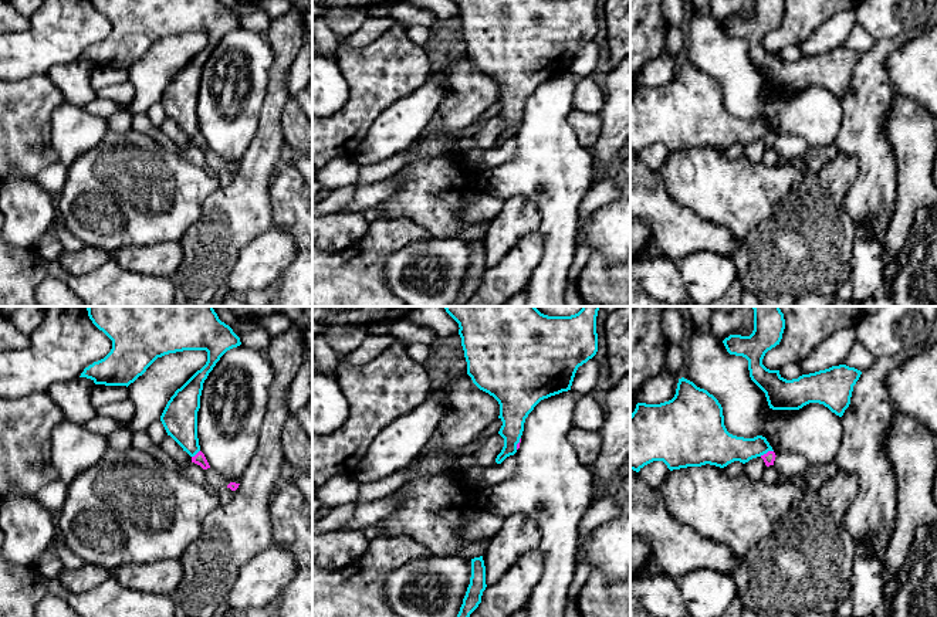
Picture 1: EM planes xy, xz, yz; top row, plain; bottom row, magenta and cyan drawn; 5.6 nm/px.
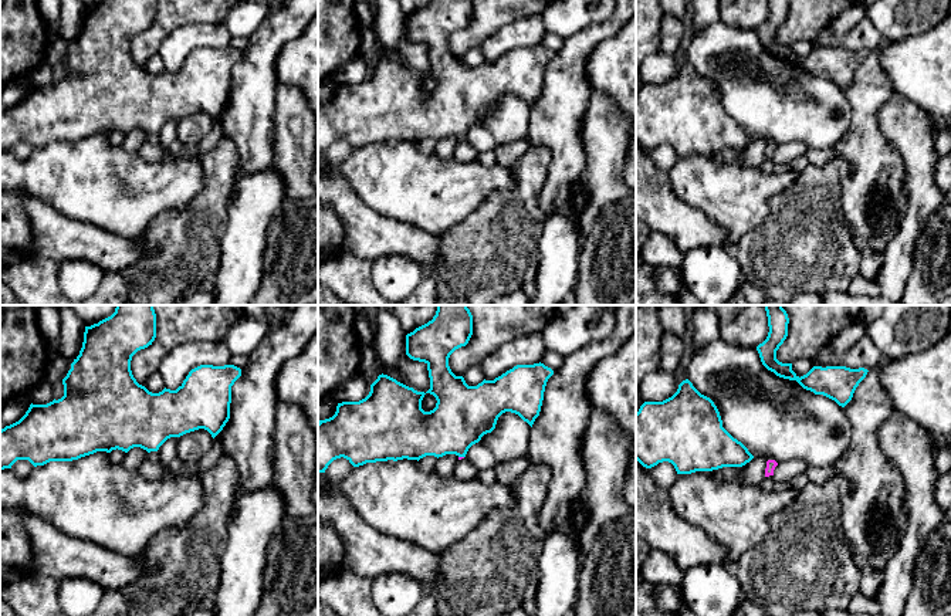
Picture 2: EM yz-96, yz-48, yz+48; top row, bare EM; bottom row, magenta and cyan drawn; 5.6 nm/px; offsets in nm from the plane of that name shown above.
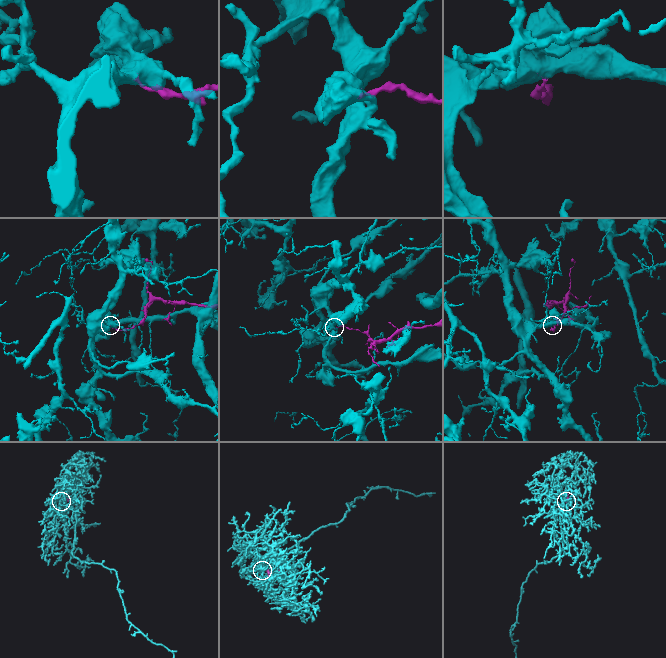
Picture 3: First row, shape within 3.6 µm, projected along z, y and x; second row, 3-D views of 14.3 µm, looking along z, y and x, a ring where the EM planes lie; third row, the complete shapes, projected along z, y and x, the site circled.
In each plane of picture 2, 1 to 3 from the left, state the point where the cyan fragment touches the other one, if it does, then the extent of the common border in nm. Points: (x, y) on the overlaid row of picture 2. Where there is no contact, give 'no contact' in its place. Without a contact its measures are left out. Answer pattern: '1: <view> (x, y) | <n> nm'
1: no contact
2: yz-48 (462, 457) | 30 nm
3: no contact

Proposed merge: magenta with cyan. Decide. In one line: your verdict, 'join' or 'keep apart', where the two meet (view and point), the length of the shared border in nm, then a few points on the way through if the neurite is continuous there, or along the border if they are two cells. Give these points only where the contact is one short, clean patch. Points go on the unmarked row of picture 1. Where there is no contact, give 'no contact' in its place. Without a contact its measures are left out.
keep apart; meets magenta in yz at (767, 135); contact 90 nm long; border along yz (773, 132), (760, 138)

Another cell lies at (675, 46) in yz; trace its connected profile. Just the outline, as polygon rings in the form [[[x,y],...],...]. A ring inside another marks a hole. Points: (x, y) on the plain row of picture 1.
[[[666,24],[666,41],[663,54],[680,57],[684,52],[683,33],[679,27]]]

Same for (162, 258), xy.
[[[165,241],[146,247],[125,247],[111,254],[122,269],[153,277],[172,278],[183,261],[180,241]]]

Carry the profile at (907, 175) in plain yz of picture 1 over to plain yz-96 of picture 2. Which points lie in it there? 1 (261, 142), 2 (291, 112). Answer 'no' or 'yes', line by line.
1: no
2: yes

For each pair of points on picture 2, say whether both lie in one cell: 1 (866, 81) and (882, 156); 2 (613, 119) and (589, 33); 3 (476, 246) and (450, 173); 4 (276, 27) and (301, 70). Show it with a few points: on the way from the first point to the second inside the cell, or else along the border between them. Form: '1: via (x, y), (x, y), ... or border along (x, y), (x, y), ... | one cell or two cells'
1: via (866, 100), (866, 138) | one cell
2: border along (592, 91), (581, 124) | two cells
3: border along (490, 196), (439, 237) | two cells
4: border along (303, 31), (281, 50), (274, 75) | two cells

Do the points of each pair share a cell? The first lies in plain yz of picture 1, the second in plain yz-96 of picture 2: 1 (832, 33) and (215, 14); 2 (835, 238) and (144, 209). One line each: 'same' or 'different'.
1: different
2: different

